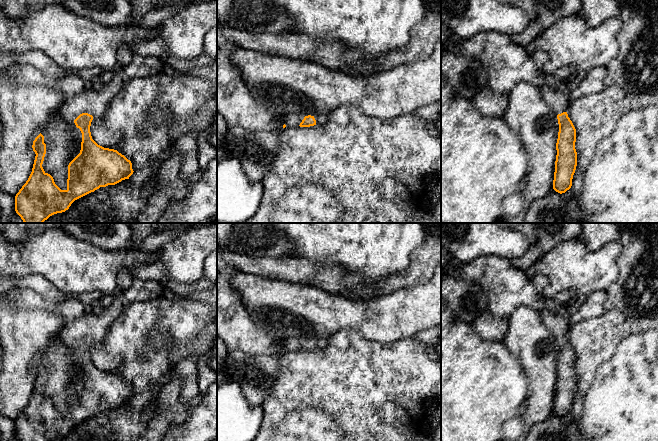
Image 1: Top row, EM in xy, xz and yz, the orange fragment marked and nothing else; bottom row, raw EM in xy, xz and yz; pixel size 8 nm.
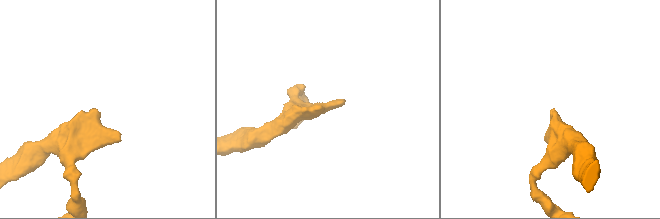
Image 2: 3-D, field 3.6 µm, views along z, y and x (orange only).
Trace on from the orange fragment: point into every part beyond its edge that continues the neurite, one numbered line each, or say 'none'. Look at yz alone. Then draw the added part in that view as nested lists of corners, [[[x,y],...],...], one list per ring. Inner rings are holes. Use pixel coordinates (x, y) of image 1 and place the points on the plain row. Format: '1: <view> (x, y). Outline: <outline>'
1: yz (557, 324). Outline: [[[544,309],[541,312],[541,318],[546,328],[558,339],[566,336],[569,330],[568,318],[561,314],[556,314],[550,310]]]

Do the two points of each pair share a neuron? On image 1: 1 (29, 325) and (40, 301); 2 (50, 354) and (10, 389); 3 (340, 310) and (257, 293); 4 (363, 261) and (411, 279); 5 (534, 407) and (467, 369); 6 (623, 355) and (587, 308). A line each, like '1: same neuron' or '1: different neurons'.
1: different neurons
2: different neurons
3: same neuron
4: different neurons
5: different neurons
6: different neurons

